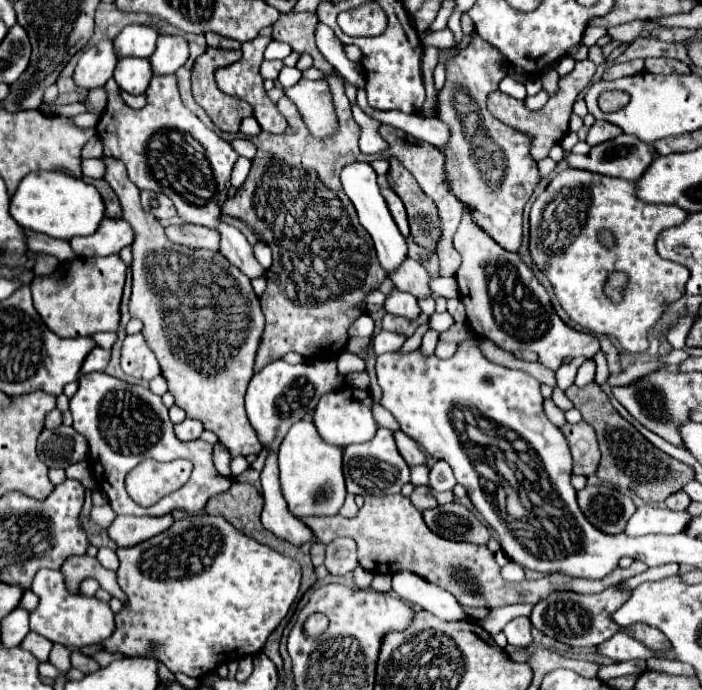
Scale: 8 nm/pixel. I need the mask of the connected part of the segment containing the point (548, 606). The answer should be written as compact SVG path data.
M612 585L608 589L604 589L602 593L596 595L582 595L582 593L572 593L572 591L556 591L550 593L546 599L538 601L530 613L530 621L536 629L540 629L544 635L550 637L558 637L558 641L572 645L572 647L596 647L600 643L604 643L606 639L610 639L616 629L620 629L610 615L622 607L630 597L630 591L620 587L620 585Z

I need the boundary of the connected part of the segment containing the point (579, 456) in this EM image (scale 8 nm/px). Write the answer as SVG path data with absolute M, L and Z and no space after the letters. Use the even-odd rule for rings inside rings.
M580 421L576 425L566 423L564 427L560 427L560 431L564 433L572 451L572 459L574 459L572 473L584 475L584 477L594 475L596 465L600 461L600 449L598 449L594 429L586 421Z

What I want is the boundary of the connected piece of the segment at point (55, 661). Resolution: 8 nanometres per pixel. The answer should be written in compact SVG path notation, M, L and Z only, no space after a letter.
M54 645L52 653L50 653L50 663L60 673L68 673L72 669L72 665L70 665L70 649L64 647L64 645Z

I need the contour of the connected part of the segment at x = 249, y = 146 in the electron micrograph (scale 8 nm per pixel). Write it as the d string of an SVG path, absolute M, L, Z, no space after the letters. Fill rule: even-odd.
M236 139L236 141L232 141L232 147L236 149L236 153L240 157L246 157L246 159L252 159L256 155L256 145L248 139Z

